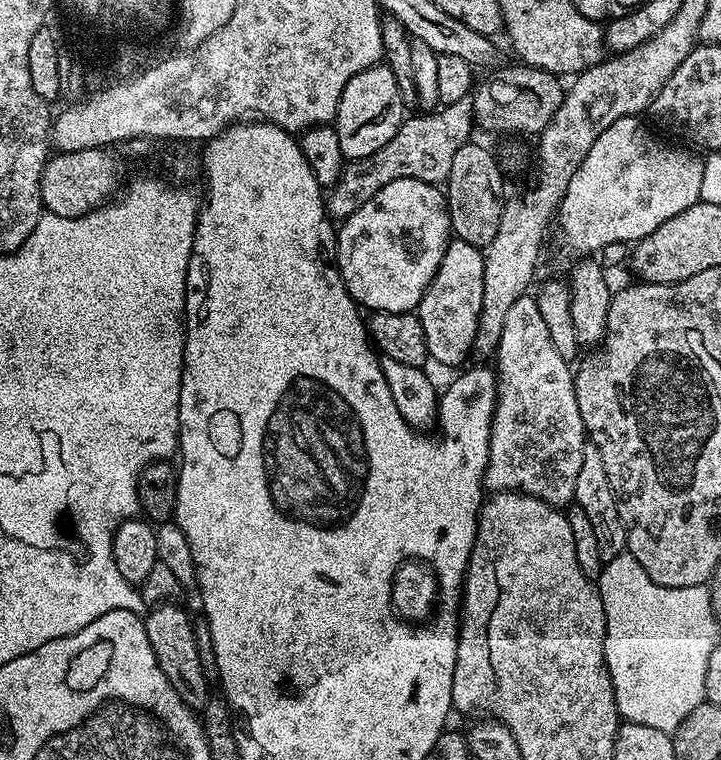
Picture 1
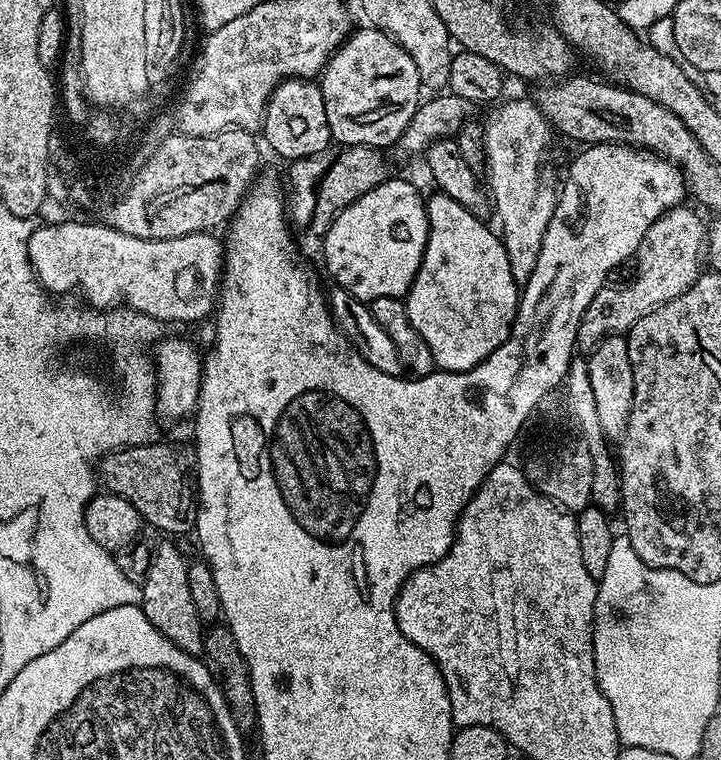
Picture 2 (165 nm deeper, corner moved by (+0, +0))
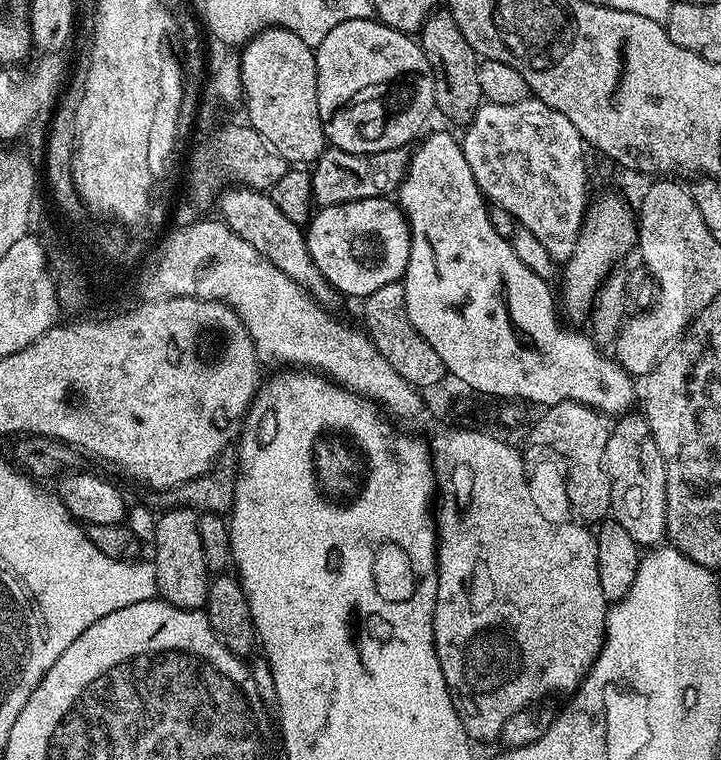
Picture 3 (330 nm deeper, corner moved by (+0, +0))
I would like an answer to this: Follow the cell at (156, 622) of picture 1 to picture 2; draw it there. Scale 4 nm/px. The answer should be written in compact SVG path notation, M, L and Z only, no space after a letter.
M160 544L152 552L152 561L142 585L142 607L146 618L174 646L186 650L186 654L200 656L204 650L205 625L201 624L194 602L190 599L189 561L172 544Z

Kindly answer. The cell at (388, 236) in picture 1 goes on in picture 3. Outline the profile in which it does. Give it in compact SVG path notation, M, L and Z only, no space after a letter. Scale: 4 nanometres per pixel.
M387 196L362 198L358 202L320 208L306 225L306 239L314 266L337 293L363 298L381 286L403 281L410 258L412 235L408 219L395 199Z

